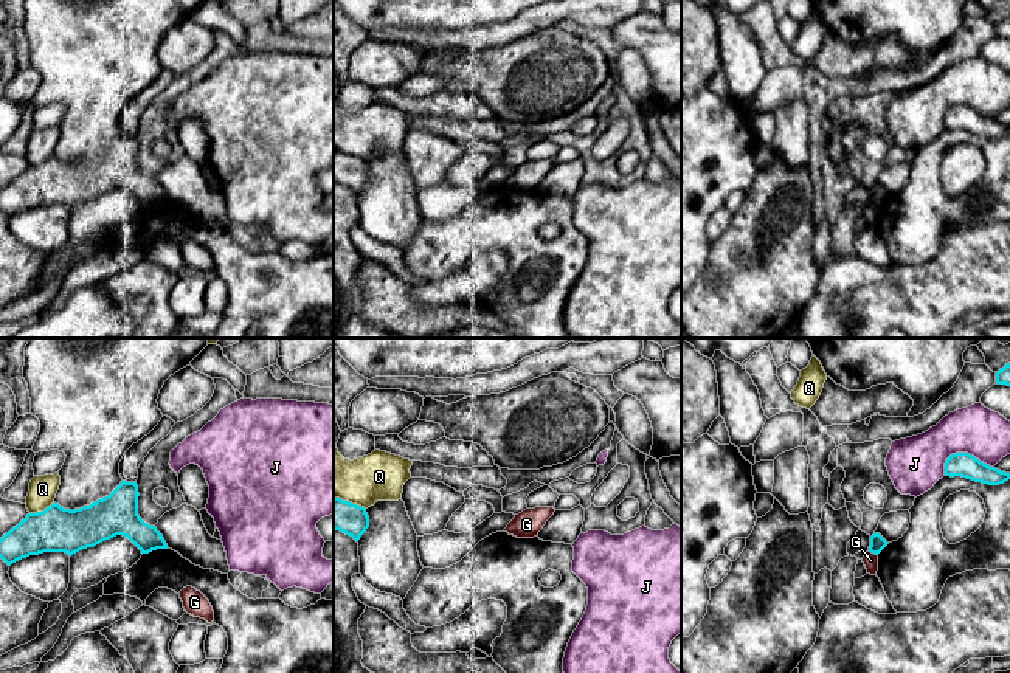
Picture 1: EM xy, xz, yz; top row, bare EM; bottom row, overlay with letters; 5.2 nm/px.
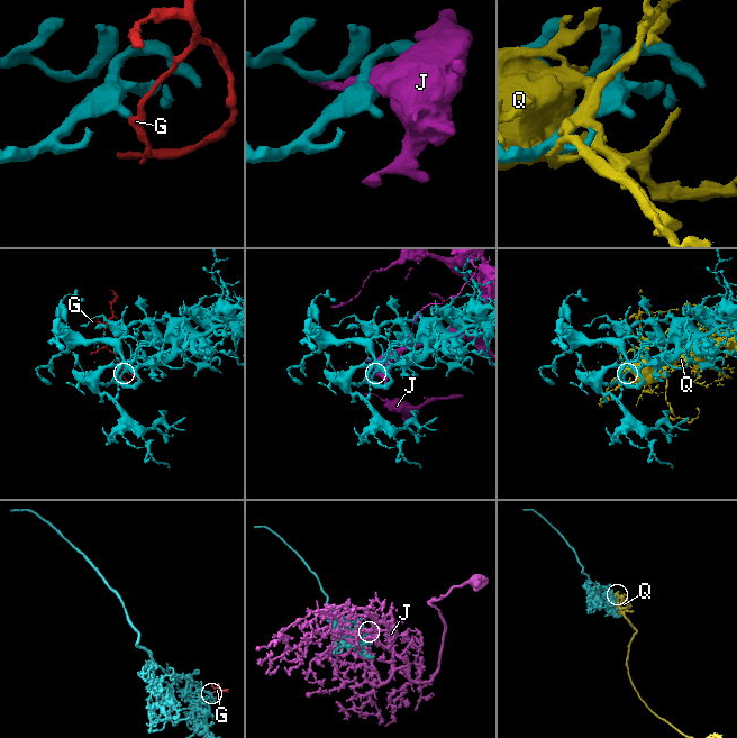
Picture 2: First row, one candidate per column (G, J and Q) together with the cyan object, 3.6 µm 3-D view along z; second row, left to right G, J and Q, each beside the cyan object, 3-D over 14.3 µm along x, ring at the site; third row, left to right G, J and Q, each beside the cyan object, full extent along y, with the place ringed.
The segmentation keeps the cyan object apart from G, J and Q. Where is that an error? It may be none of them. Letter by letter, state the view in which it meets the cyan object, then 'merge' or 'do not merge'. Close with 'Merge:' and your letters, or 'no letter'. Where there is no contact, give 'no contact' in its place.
G: contact in yz; do not merge
J: contact in yz; do not merge
Q: contact in xy; do not merge
Merge: no letter

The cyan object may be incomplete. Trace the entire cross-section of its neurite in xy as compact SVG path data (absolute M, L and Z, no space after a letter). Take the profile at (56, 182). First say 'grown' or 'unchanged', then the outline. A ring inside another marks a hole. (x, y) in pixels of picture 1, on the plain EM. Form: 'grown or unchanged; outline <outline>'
unchanged; outline M137 135L121 136L105 150L81 161L51 157L43 164L28 166L0 191L0 211L11 219L29 208L65 205L70 209L116 188L127 189L141 206L168 202L155 178L138 167Z

